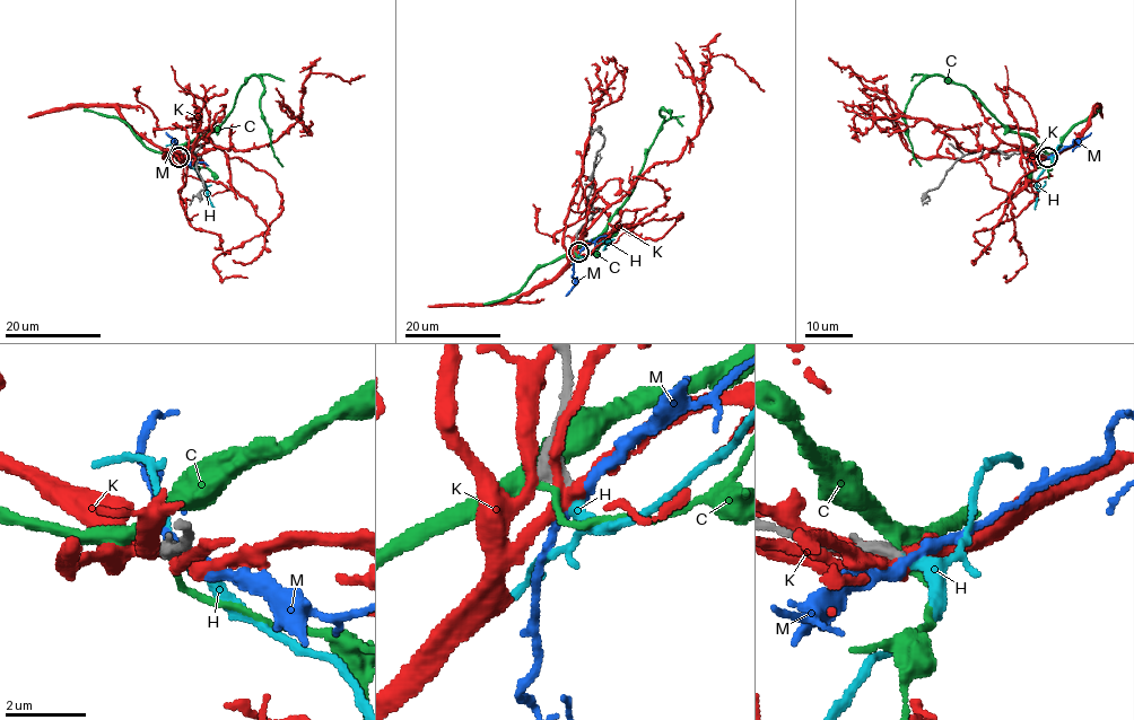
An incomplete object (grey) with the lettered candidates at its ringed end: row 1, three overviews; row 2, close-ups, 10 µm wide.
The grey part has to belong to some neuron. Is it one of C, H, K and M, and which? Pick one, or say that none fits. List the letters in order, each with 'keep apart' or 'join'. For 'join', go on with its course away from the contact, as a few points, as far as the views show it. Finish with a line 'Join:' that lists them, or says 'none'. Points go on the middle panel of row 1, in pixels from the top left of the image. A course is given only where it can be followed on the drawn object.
C: keep apart
H: join; course (578, 252), (585, 255), (602, 242), (613, 240)
K: keep apart
M: keep apart
Join: H

